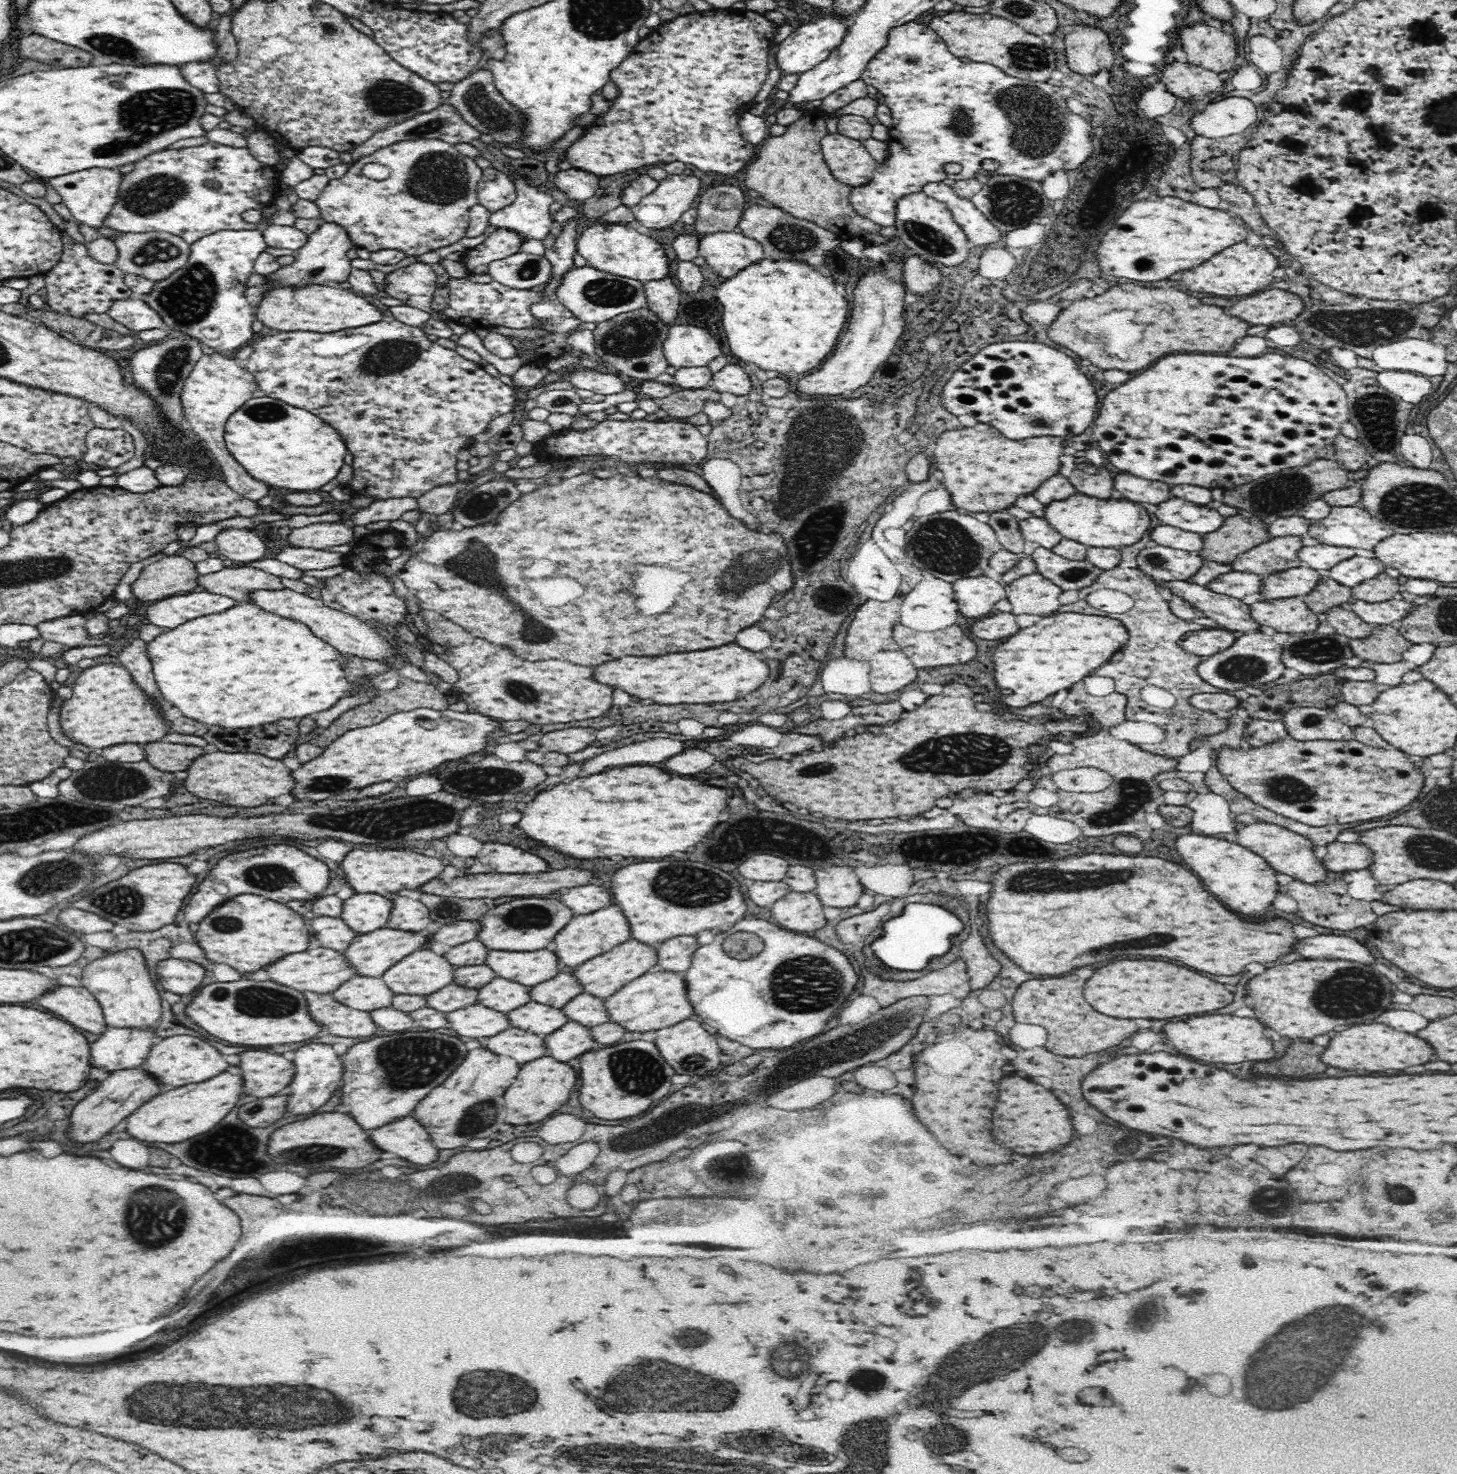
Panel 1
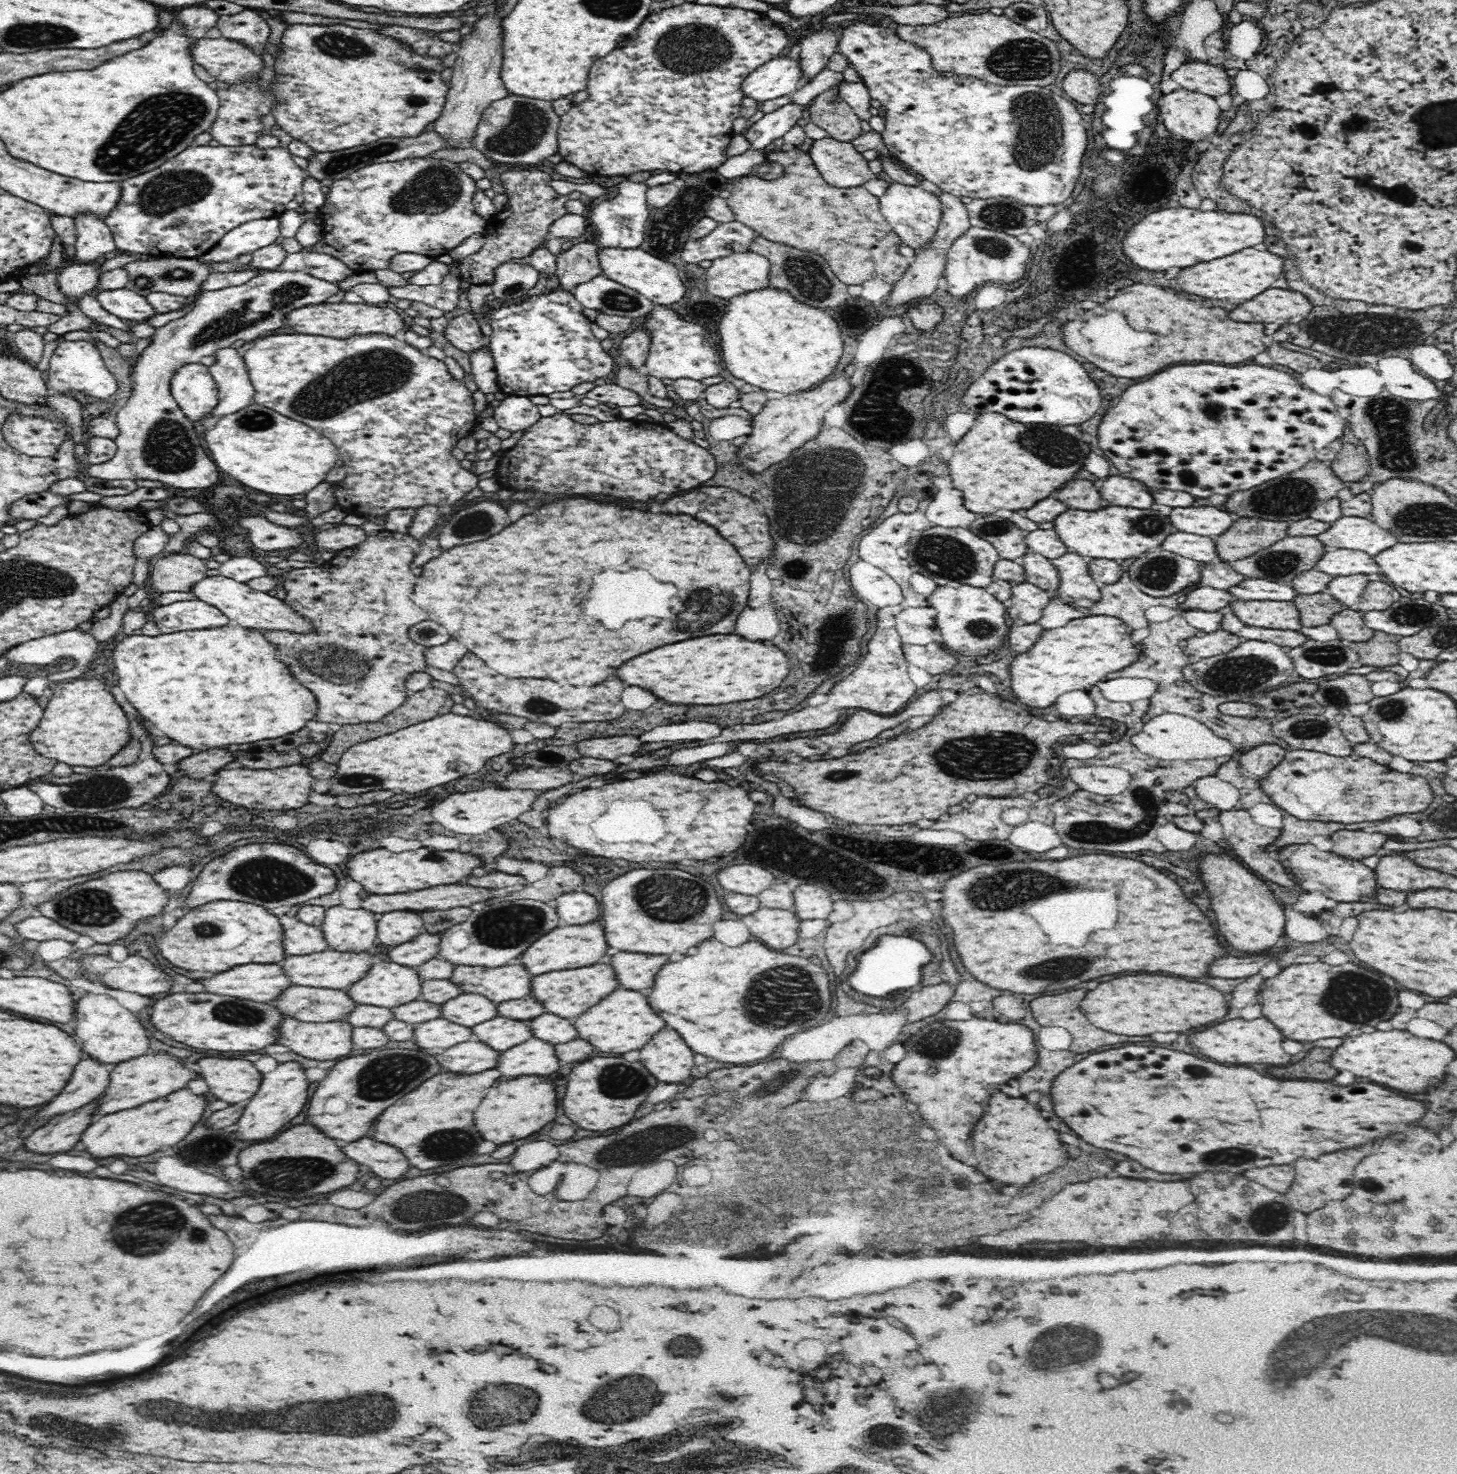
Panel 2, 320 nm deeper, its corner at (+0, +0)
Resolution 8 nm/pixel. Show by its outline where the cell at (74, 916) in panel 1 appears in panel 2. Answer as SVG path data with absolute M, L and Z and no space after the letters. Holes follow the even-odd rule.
M39 914L38 917L28 917L15 924L15 928L30 943L36 944L46 940L64 940L74 943L80 934L73 930L68 930L51 918L46 918Z

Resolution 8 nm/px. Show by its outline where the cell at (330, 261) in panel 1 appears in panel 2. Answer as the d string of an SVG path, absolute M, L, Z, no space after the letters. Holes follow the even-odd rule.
M268 270L240 286L202 291L194 297L195 303L190 312L154 330L151 343L132 366L132 372L130 372L131 382L133 382L132 394L121 405L118 405L116 422L119 433L114 440L117 446L116 454L110 460L87 465L85 475L102 480L146 479L149 482L161 482L163 485L182 490L204 489L216 484L220 476L219 469L204 451L192 421L182 412L176 399L172 396L172 375L175 375L176 370L181 366L199 363L203 356L212 356L216 350L228 348L236 340L245 340L250 343L258 337L264 337L264 332L276 330L284 324L285 313L290 309L324 303L327 298L334 296L339 290L338 283L316 278L305 272Z

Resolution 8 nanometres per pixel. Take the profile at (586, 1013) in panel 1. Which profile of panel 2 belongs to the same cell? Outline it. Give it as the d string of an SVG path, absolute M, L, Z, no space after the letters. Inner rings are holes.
M544 1013L531 1019L534 1036L548 1044L564 1044L578 1036L578 1027L570 1017L562 1017L554 1013Z

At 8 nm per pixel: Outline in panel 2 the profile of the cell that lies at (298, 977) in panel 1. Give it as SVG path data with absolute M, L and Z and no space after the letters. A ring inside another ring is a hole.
M244 964L238 968L232 968L228 972L214 974L210 978L201 978L200 982L204 986L204 992L220 992L220 996L232 996L236 998L245 998L254 1002L274 1001L279 998L288 987L294 985L288 973L285 972L282 964Z

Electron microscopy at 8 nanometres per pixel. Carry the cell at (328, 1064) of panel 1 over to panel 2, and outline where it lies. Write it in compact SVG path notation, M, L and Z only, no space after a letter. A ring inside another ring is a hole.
M295 1061L278 1063L276 1069L264 1073L264 1084L260 1084L260 1092L246 1104L244 1114L238 1120L238 1129L231 1135L238 1140L268 1140L272 1138L286 1122L296 1118L306 1102L308 1102L308 1086L305 1068Z

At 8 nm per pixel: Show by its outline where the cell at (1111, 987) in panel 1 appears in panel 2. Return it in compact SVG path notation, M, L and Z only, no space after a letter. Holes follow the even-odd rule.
M1136 974L1098 984L1096 990L1086 994L1080 1010L1096 1028L1106 1032L1124 1036L1150 1036L1154 1032L1186 1032L1214 1022L1228 1012L1228 1004L1222 992L1200 982L1158 974Z

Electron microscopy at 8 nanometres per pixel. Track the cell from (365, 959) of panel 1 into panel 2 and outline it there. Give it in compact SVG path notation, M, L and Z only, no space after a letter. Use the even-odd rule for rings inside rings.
M329 949L325 952L303 956L288 955L279 964L282 964L285 972L288 973L288 977L296 986L345 990L352 984L358 983L364 975L371 971L370 956L372 955L368 952L368 949L364 949L360 953Z

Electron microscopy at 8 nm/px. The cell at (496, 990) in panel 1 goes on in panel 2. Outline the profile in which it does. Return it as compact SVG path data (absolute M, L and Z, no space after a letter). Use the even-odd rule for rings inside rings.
M462 993L442 1003L441 1016L456 1024L470 1025L492 1020L498 1015L498 1004L483 993Z

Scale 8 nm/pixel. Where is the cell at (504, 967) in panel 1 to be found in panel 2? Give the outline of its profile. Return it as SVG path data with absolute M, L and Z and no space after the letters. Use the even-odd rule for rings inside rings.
M517 961L498 968L488 968L487 965L455 966L449 981L460 986L464 993L483 993L499 1004L529 997L532 978L533 974Z

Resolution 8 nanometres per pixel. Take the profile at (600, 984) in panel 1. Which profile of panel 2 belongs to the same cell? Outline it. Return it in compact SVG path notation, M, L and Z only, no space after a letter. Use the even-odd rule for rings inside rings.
M607 960L582 968L548 972L532 978L530 995L543 1004L546 1013L554 1013L575 1020L619 987L618 976L614 965Z

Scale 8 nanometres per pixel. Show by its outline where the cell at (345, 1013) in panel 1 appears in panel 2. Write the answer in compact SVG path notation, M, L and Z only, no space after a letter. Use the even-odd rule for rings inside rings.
M288 1017L280 1024L280 1040L292 1052L312 1060L339 1060L352 1048L350 1021L304 1021Z

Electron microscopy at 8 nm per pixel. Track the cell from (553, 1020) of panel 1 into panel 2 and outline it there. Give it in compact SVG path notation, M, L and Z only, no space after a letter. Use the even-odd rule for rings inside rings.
M496 1015L492 1020L477 1024L474 1028L476 1040L486 1041L502 1053L509 1048L534 1037L531 1020L512 1020L511 1017Z

